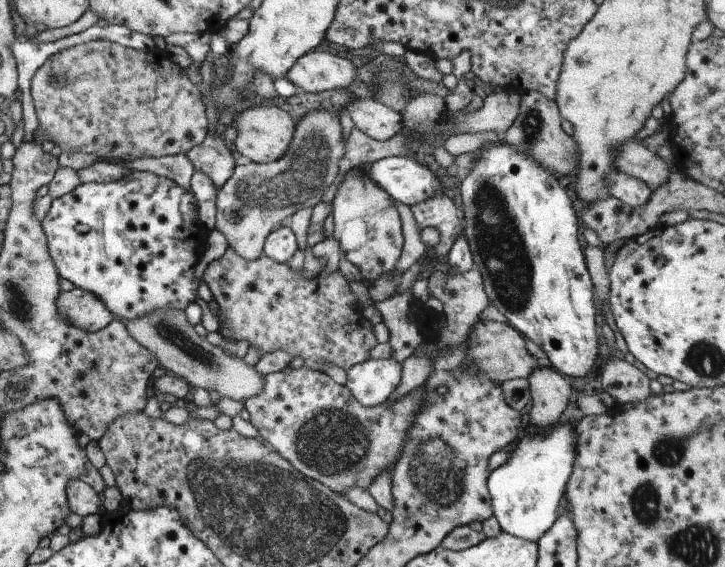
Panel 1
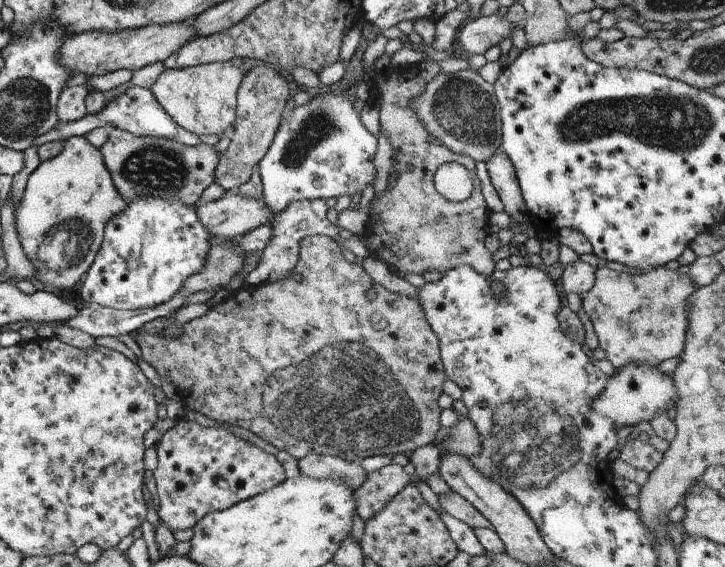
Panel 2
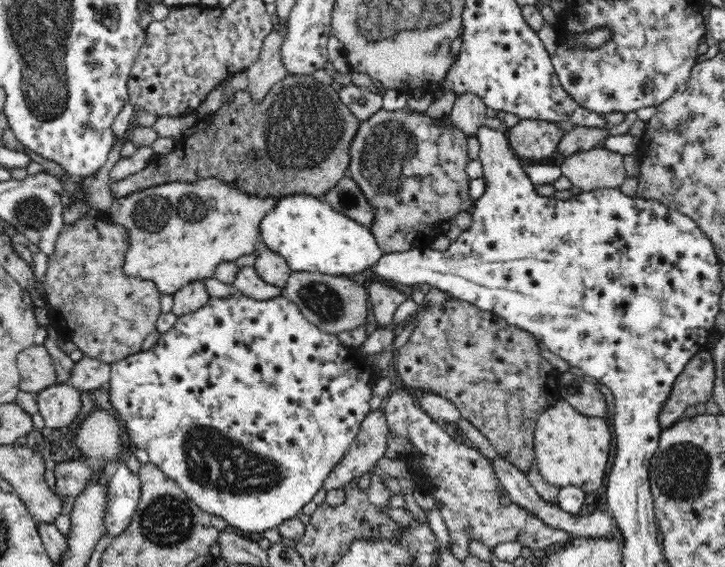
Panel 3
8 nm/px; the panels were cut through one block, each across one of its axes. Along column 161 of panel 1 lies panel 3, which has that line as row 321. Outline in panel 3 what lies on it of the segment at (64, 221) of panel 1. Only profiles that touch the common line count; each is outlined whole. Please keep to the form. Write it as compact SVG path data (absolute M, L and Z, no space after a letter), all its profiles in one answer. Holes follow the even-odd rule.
M236 295L227 300L211 298L206 307L179 317L175 326L160 336L156 345L148 351L141 351L111 363L109 380L110 402L122 415L120 418L129 430L132 442L137 448L148 452L150 462L158 465L162 472L174 479L178 486L204 512L222 517L229 528L238 528L254 537L268 528L276 528L288 518L296 517L301 508L312 497L342 460L359 432L361 422L370 412L375 377L364 355L356 349L341 345L339 336L320 331L315 324L306 320L300 310L286 296L270 300L253 300Z

